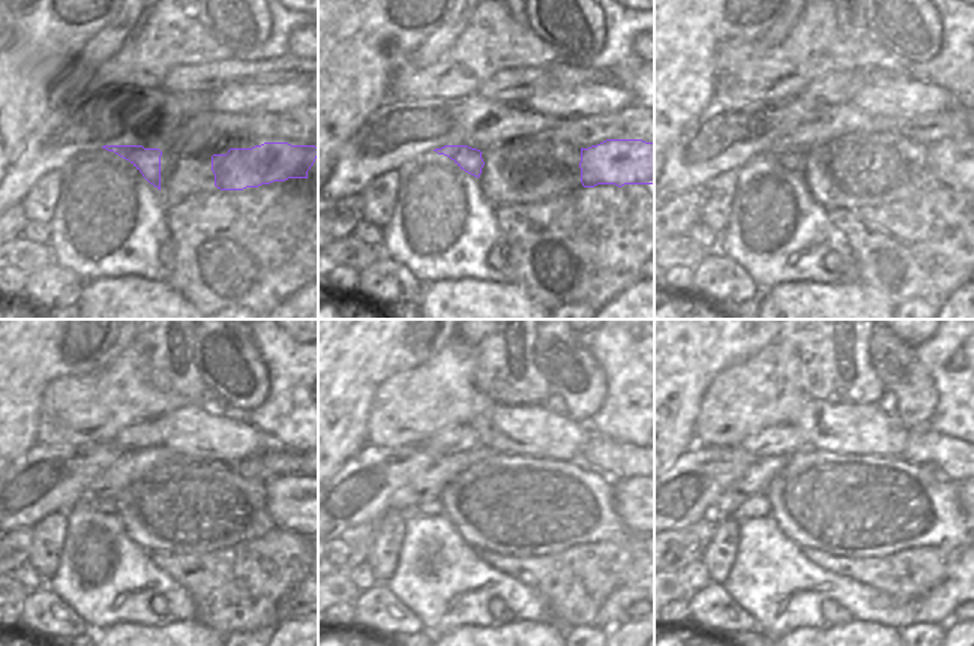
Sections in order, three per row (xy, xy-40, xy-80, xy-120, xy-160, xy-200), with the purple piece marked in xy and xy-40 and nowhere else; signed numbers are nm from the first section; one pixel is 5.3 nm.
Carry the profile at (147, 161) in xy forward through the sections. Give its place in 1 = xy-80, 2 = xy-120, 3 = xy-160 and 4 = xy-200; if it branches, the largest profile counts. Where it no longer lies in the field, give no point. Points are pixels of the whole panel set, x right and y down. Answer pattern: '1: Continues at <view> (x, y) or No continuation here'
1: Continues at xy-80 (794, 162)
2: Continues at xy-120 (105, 505)
3: Continues at xy-160 (431, 507)
4: Continues at xy-200 (755, 505).

